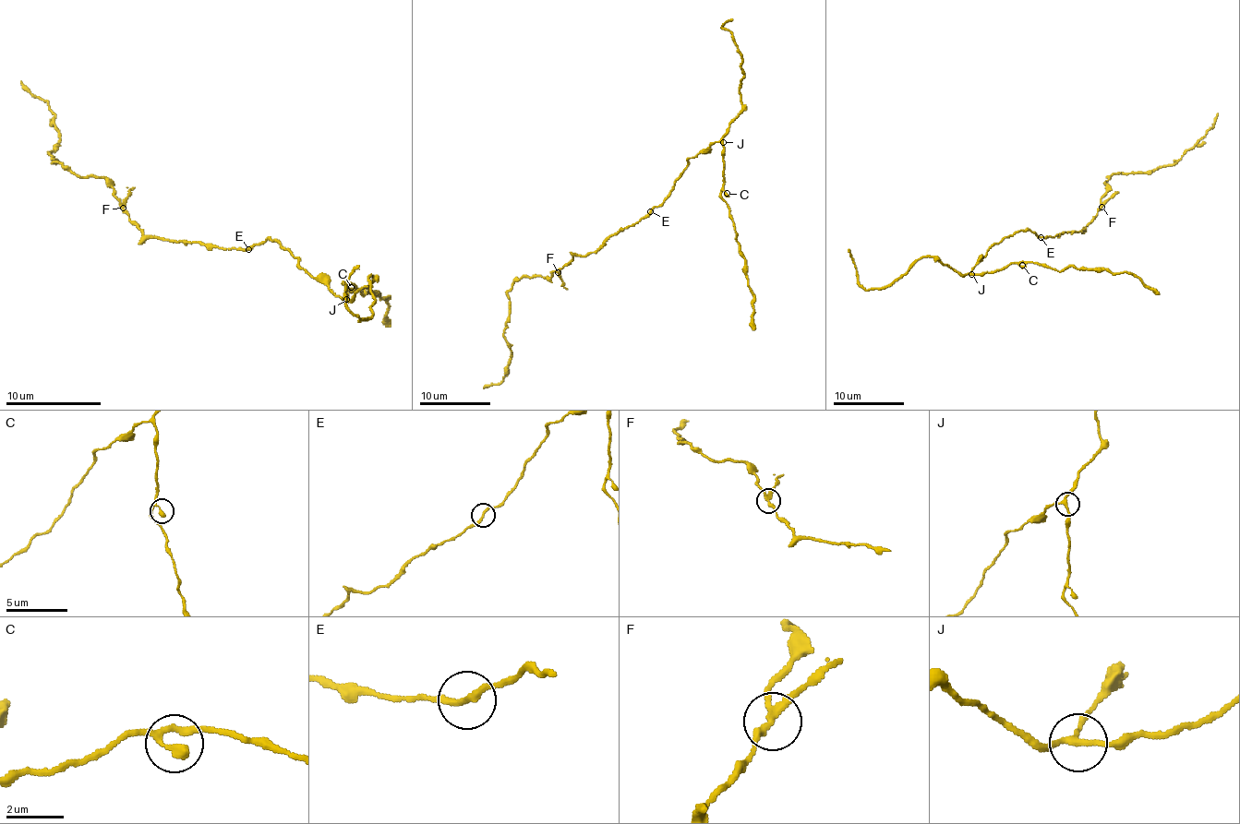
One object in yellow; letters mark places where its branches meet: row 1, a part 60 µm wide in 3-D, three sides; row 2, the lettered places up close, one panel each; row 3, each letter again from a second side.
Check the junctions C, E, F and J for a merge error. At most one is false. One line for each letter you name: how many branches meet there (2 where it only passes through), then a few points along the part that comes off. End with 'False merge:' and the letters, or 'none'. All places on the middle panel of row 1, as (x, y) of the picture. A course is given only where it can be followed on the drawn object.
F: 3 branches meet; foreign part runs (559, 273), (522, 276), (507, 292), (509, 320), (504, 338), (511, 359), (497, 384), (483, 388)
False merge: F

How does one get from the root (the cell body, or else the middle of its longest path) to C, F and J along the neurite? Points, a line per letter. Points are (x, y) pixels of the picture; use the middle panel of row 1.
C: (650, 211), (663, 202), (688, 160), (704, 152), (716, 142), (723, 146), (723, 190), (727, 193)
F: (650, 211), (638, 221), (619, 229), (594, 252), (574, 255), (559, 273)
J: (650, 211), (663, 202), (690, 158), (694, 158), (716, 142), (723, 142)

